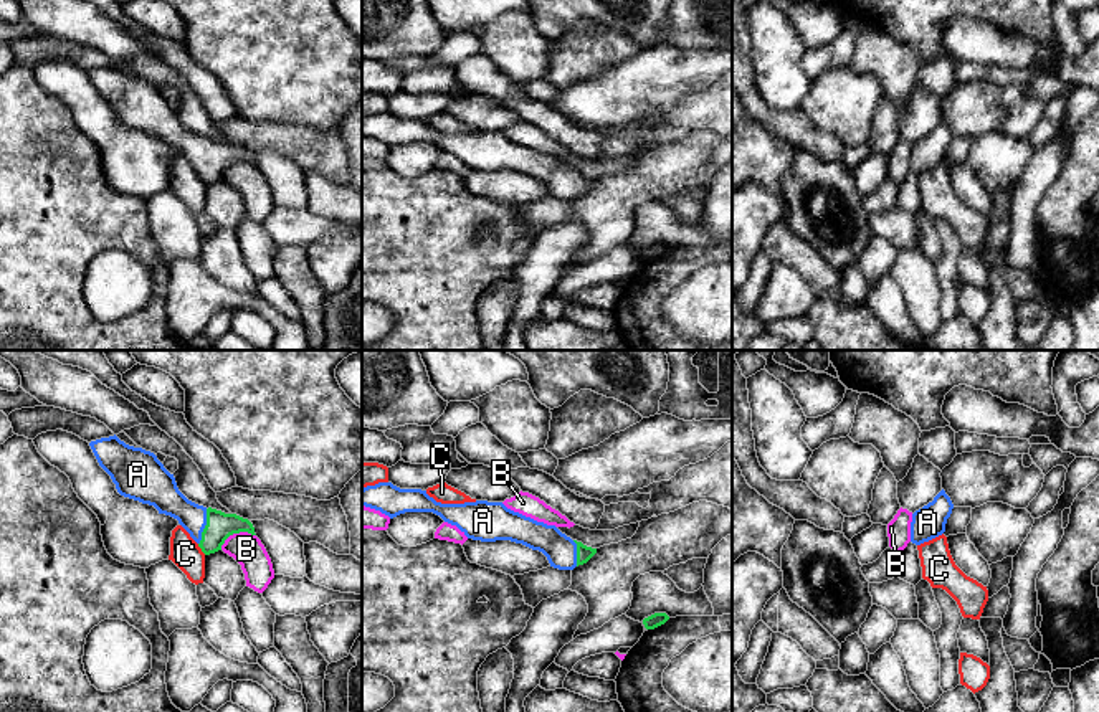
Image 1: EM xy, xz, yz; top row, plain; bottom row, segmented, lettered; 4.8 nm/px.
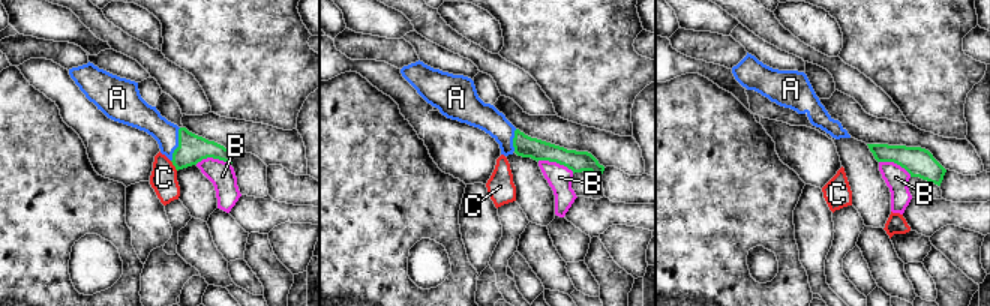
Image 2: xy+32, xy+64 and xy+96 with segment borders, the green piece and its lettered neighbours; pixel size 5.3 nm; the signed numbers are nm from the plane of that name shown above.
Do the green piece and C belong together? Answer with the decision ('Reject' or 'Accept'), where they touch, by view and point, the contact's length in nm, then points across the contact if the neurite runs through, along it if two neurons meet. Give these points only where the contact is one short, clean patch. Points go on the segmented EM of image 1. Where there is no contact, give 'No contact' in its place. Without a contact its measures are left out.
Reject. Touches green at xy (200, 547). Shared border 70 nm. Boundary: xy (197, 544), (205, 554)

